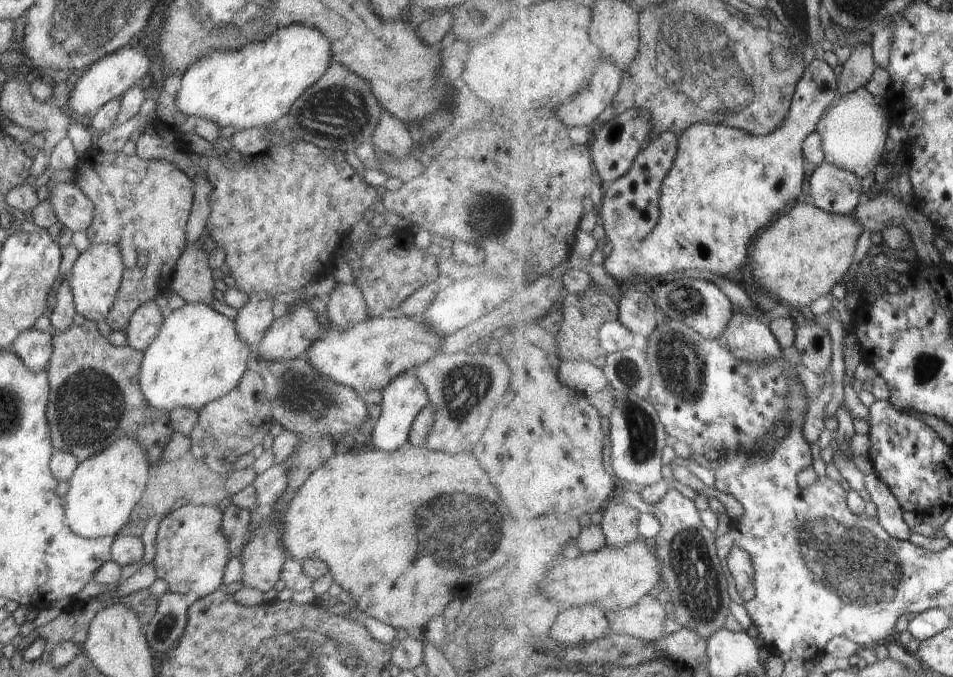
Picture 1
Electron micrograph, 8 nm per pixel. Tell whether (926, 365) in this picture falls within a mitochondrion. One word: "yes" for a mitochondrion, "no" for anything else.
yes

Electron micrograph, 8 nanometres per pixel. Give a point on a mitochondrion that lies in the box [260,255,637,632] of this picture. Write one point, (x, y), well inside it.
(475, 534)

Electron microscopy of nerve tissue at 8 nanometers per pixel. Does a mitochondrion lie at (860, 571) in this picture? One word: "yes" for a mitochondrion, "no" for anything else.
yes

